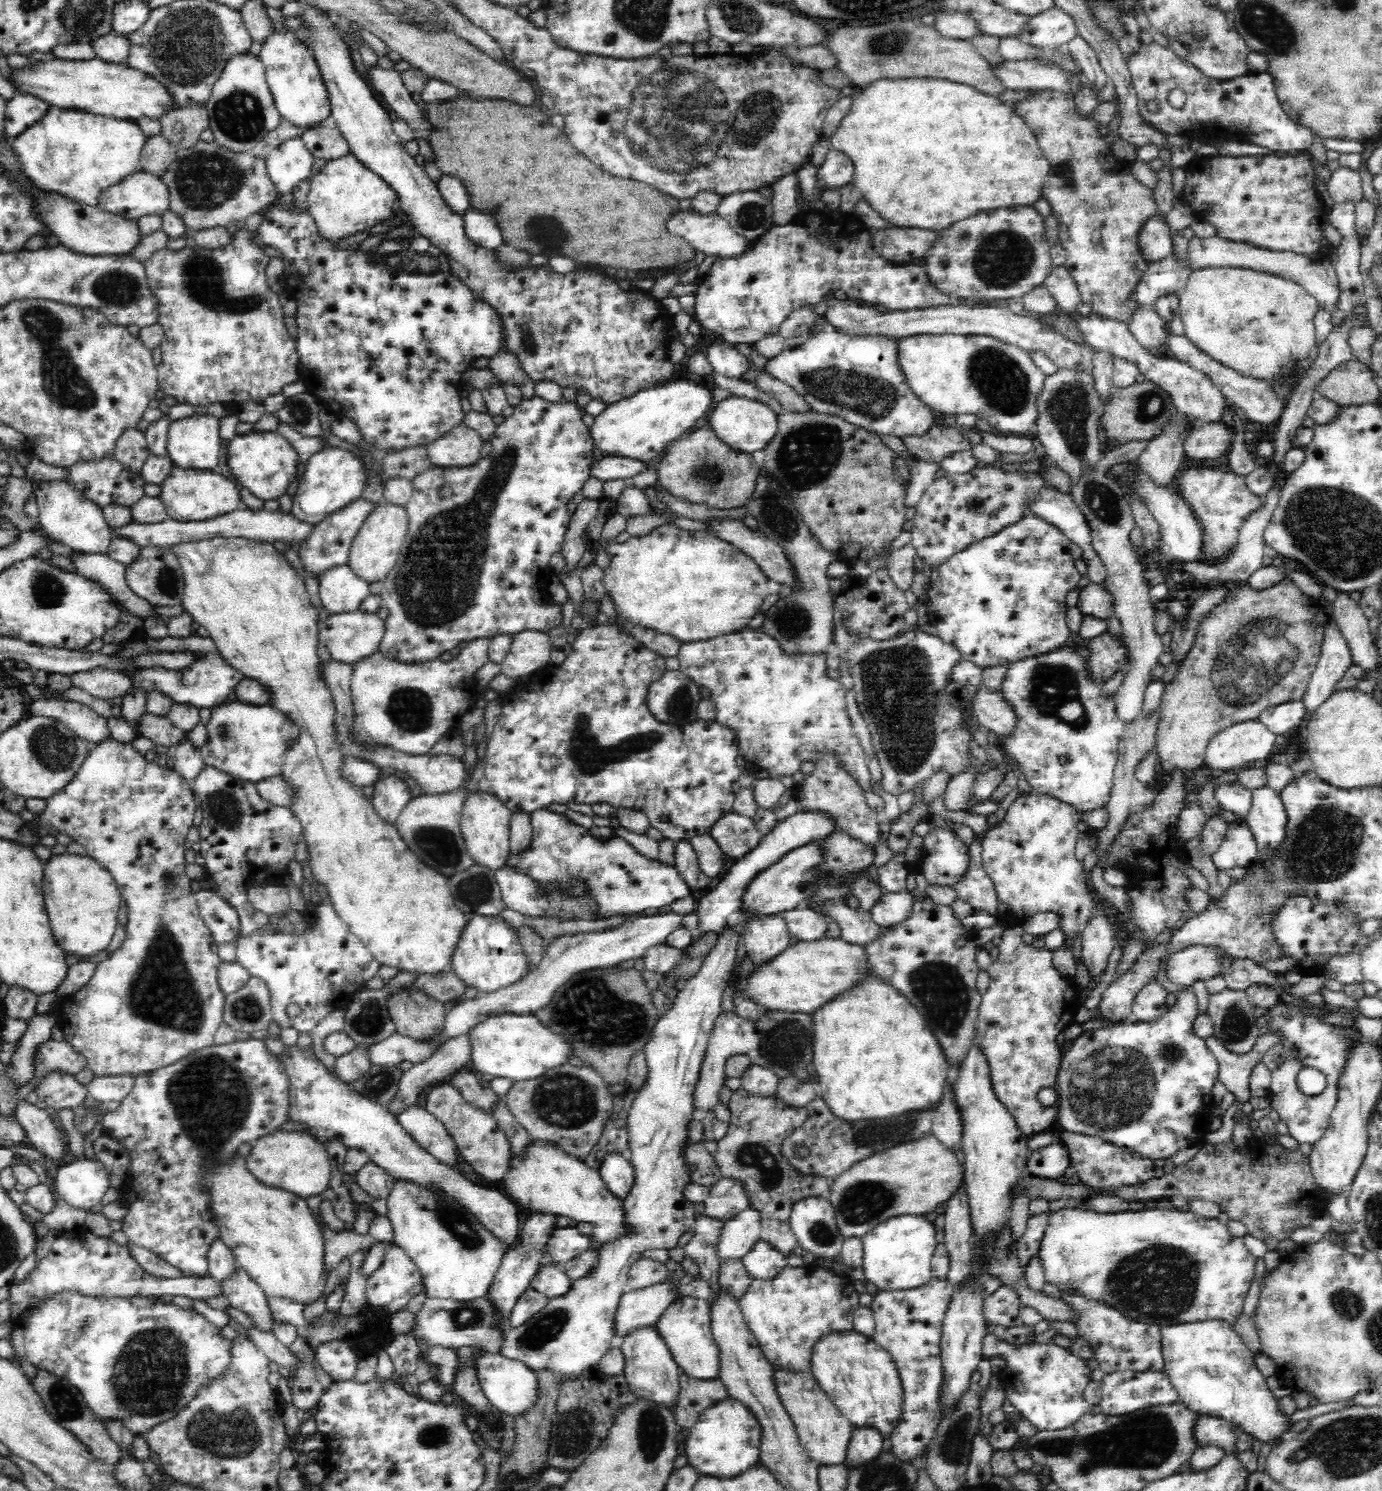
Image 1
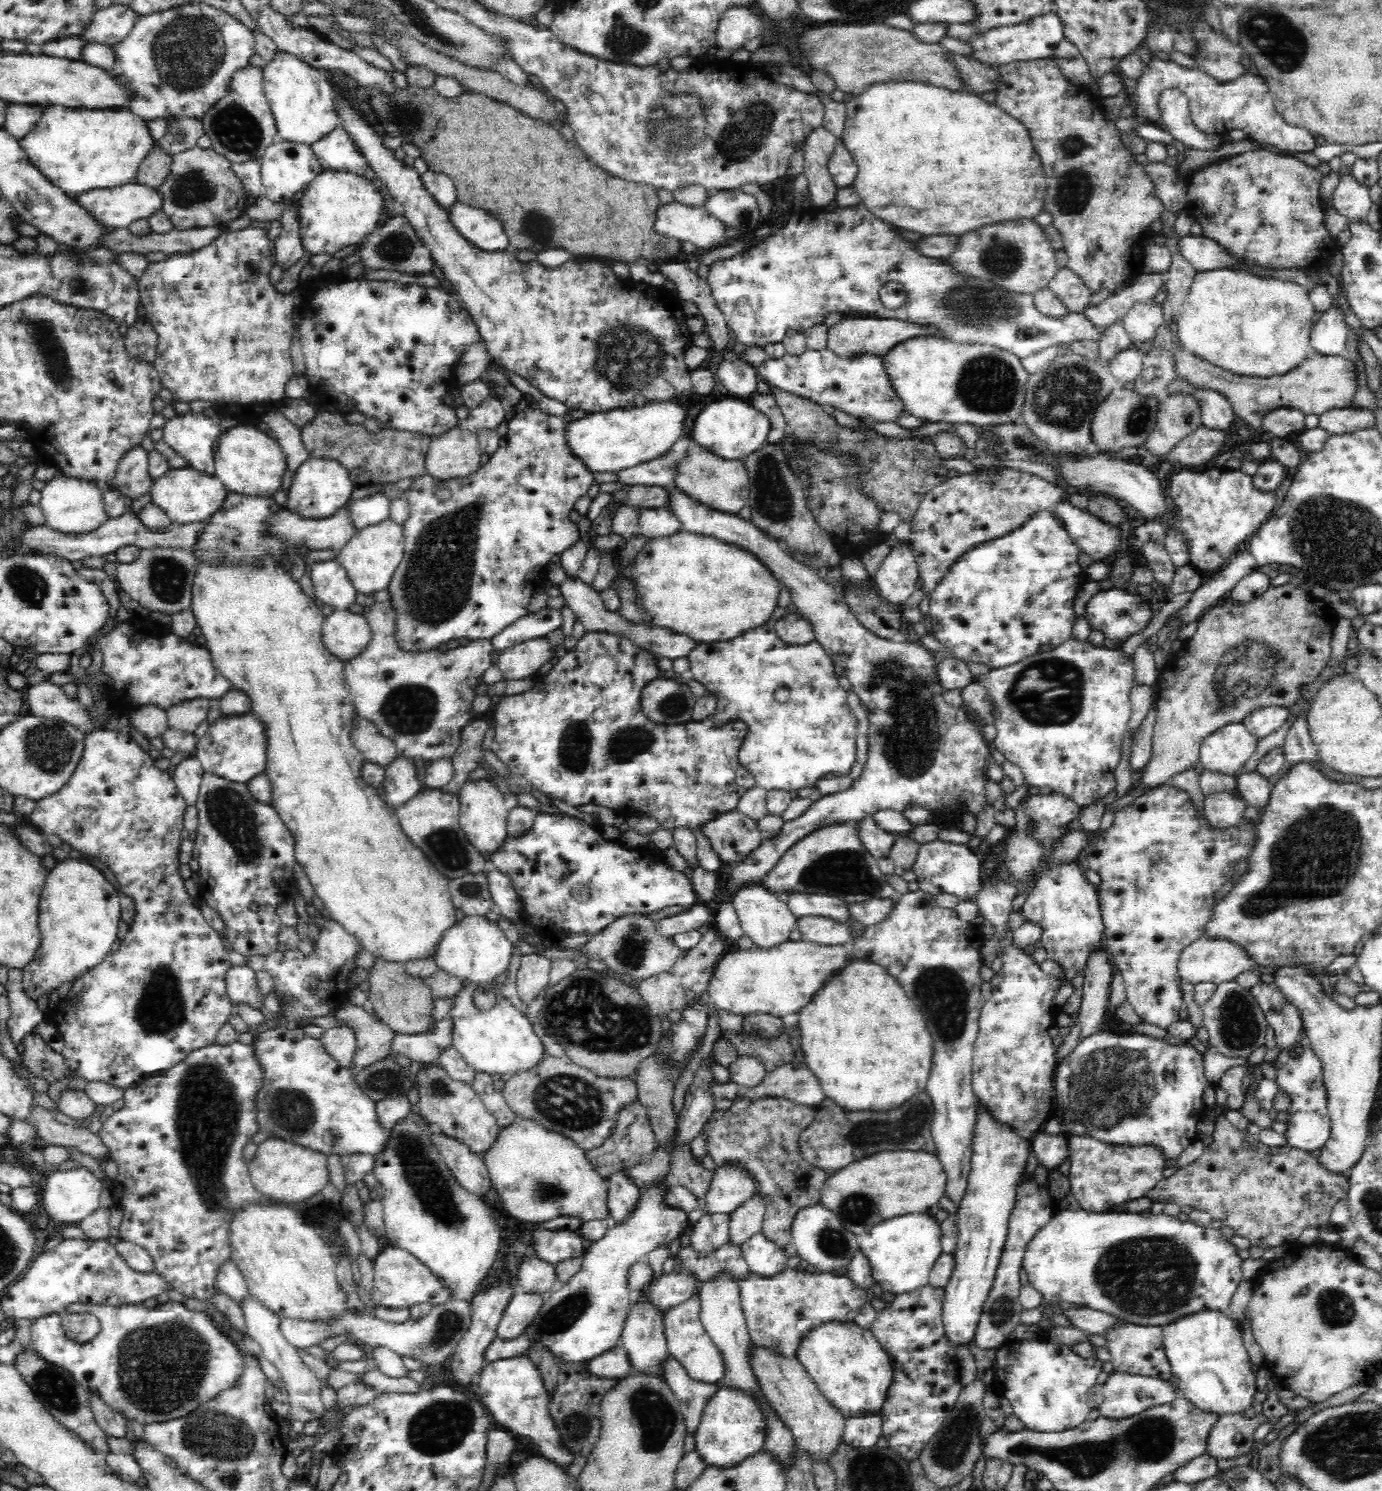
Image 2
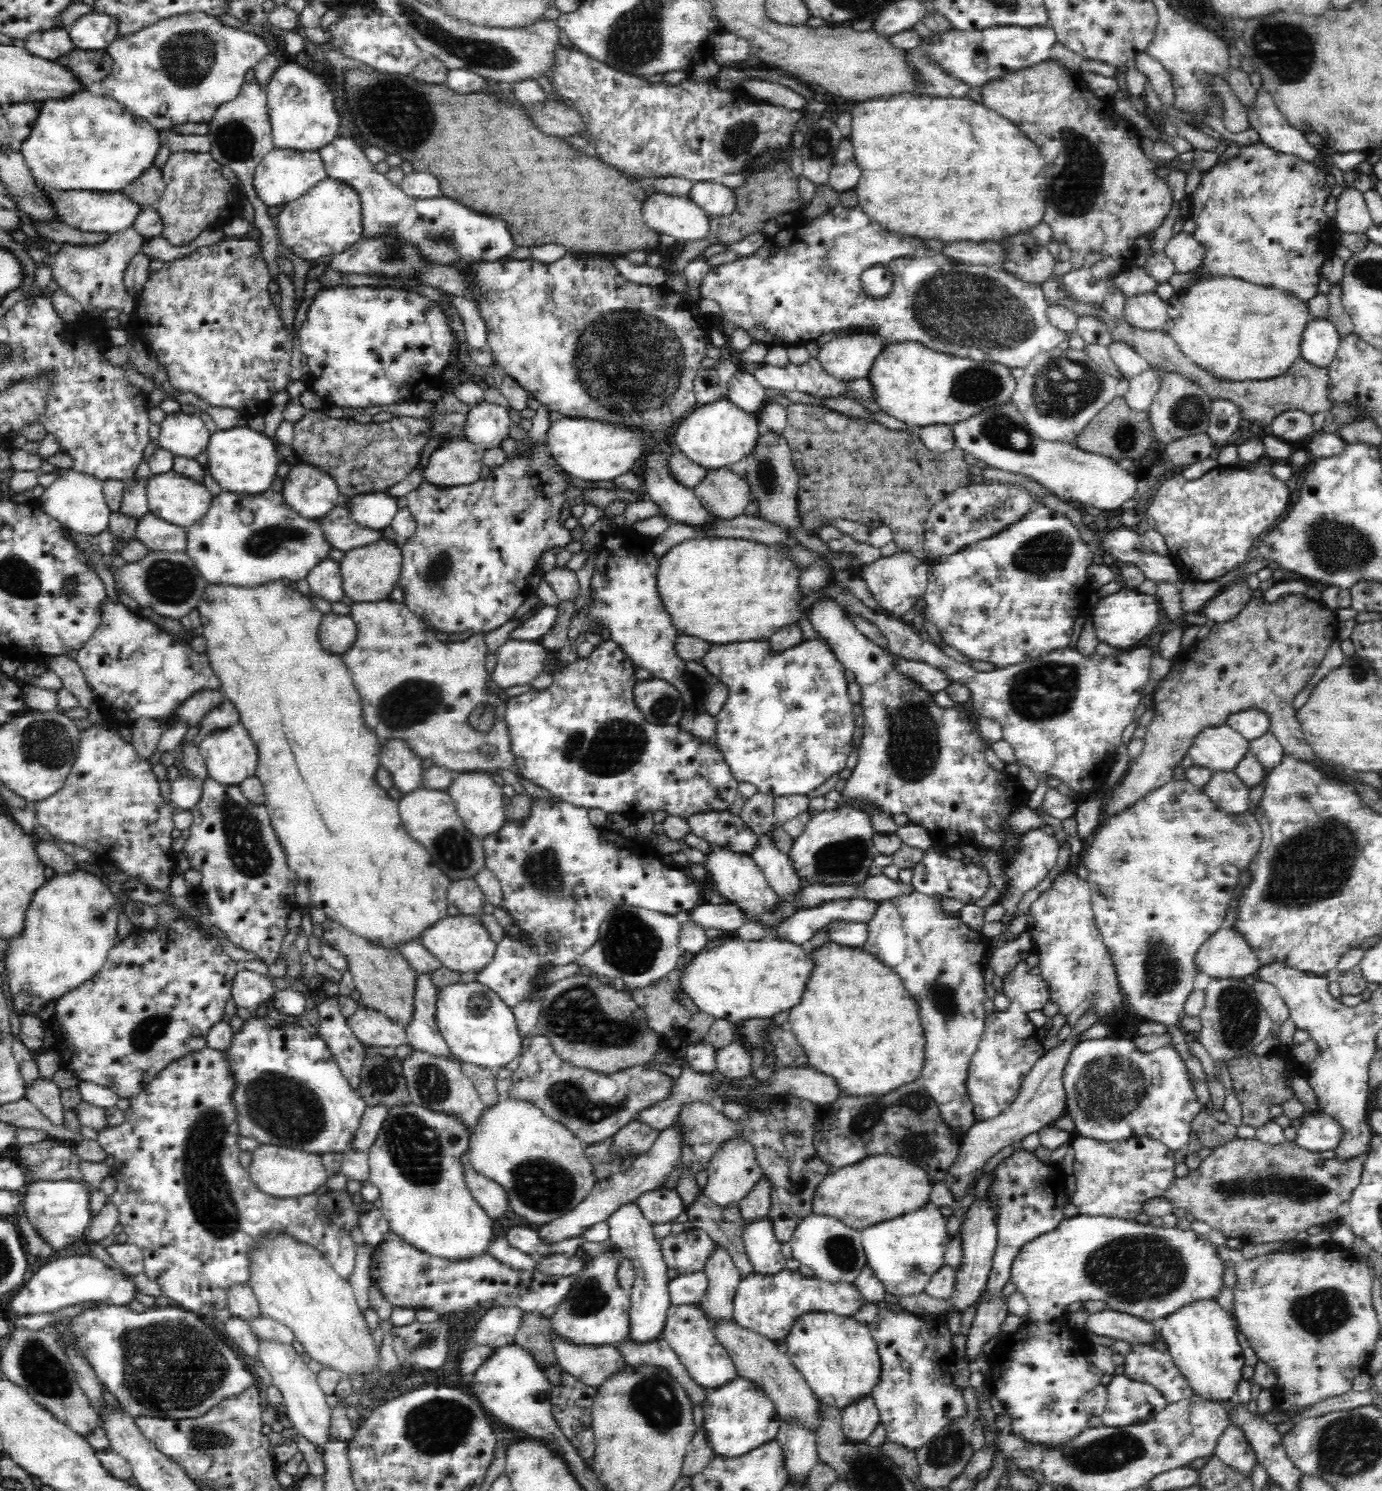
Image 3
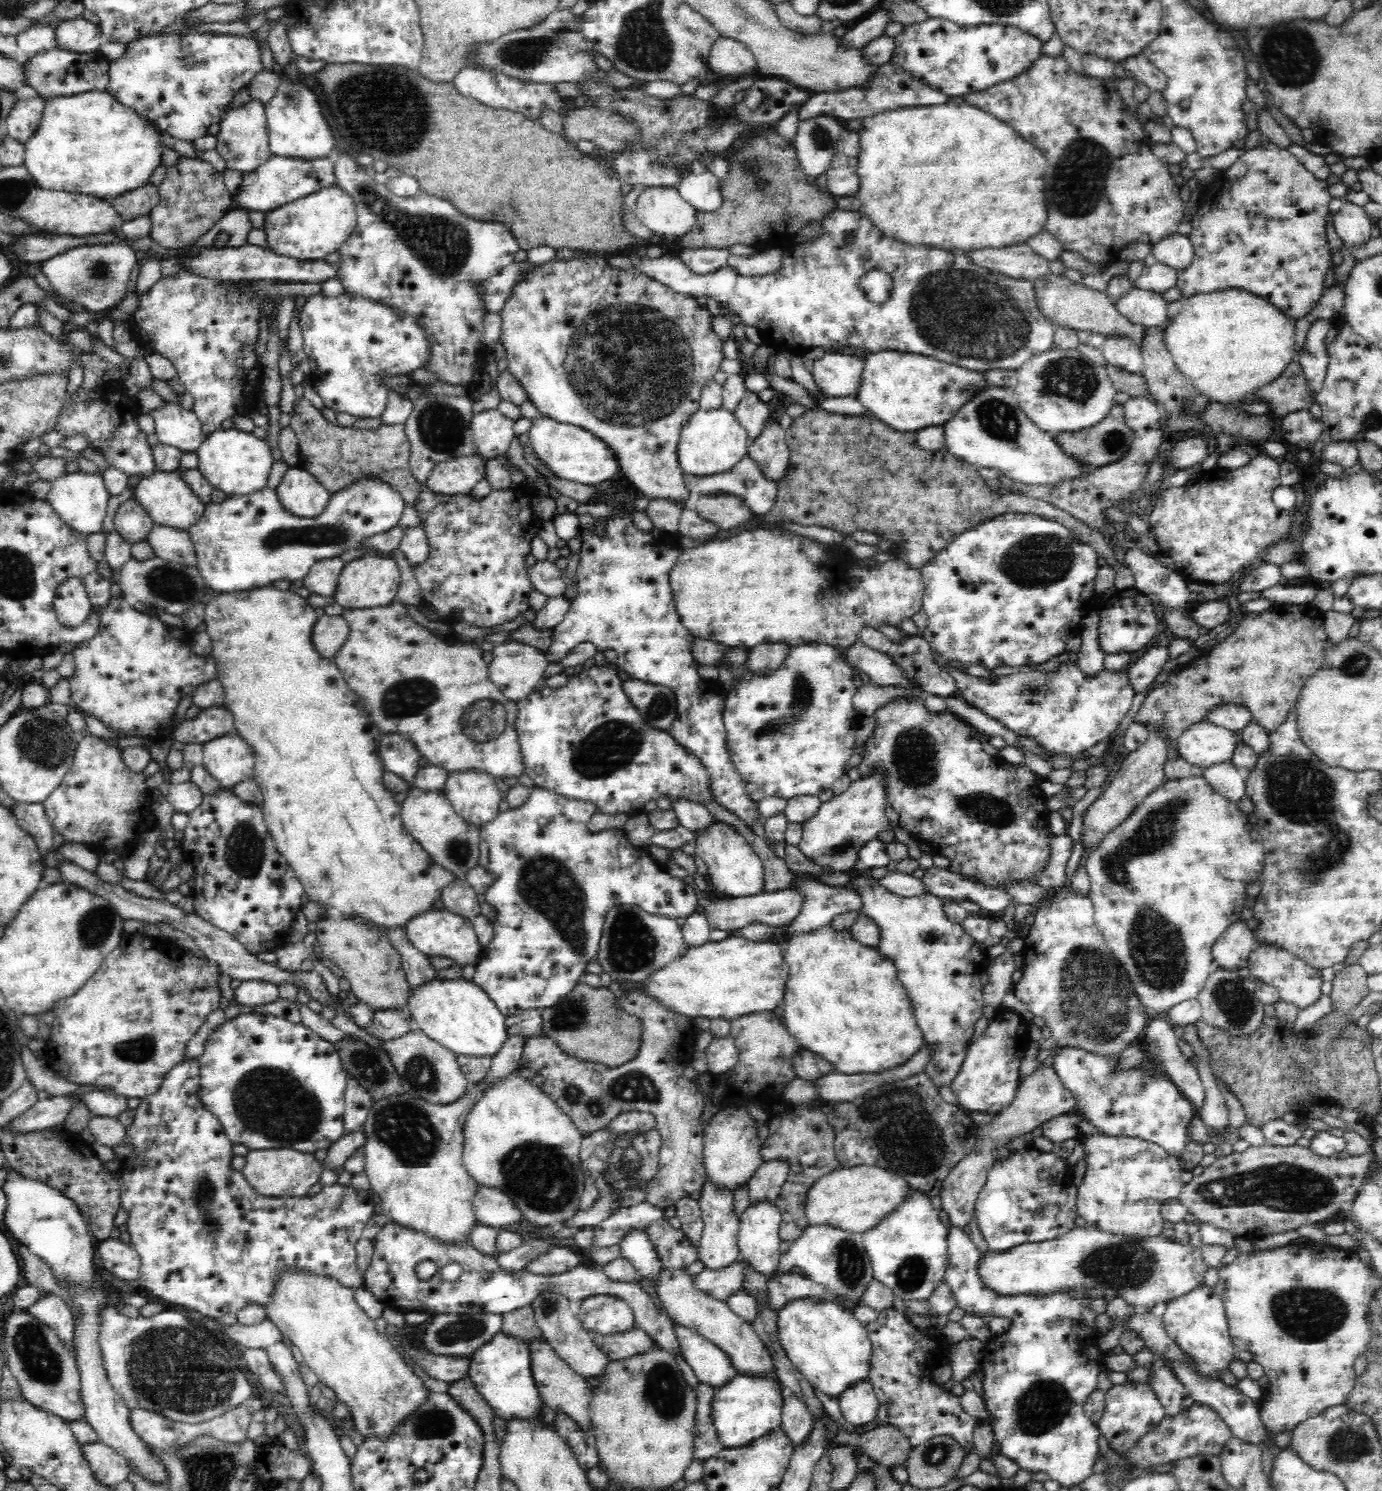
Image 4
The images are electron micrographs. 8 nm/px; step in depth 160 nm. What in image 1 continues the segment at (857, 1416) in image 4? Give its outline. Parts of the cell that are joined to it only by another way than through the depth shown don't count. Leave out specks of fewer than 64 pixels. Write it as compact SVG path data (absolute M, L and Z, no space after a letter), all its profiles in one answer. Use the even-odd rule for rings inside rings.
M853 1427L844 1463L847 1466L854 1466L860 1462L870 1462L882 1450L883 1439L876 1428Z

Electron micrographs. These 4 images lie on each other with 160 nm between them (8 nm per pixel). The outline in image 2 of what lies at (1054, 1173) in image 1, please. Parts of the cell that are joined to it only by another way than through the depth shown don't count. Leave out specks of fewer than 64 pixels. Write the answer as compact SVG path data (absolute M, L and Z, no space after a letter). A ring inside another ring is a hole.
M1040 1130L1032 1137L1032 1148L1037 1162L1043 1164L1050 1171L1056 1169L1069 1157L1067 1135L1048 1134Z

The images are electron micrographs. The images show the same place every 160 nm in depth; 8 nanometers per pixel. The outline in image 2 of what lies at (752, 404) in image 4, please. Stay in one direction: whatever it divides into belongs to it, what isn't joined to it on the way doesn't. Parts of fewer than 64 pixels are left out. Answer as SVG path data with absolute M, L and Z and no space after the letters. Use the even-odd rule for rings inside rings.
M743 359L723 360L715 376L735 399L748 401L757 392L757 369Z

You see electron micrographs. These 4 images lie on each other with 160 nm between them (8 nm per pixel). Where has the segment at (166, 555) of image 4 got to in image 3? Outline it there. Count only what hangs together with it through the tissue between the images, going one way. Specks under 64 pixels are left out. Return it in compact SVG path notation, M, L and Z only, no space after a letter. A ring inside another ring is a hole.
M150 512L137 522L135 537L147 546L149 552L186 552L186 529L170 524Z

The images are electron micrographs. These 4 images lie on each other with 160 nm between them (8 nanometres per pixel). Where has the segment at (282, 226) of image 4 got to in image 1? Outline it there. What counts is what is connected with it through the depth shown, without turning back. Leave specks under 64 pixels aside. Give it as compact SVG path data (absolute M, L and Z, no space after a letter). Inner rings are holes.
M351 152L348 156L326 161L324 168L309 180L309 184L308 215L315 220L319 235L324 240L342 240L356 232L364 232L365 229L376 231L392 216L396 202L395 189L366 168Z

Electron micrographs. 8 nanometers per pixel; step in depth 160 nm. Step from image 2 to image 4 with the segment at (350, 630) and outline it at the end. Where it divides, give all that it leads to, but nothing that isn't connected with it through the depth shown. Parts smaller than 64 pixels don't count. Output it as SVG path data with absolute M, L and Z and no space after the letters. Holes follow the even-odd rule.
M320 615L312 626L312 645L321 657L332 659L348 634L348 623L344 617Z

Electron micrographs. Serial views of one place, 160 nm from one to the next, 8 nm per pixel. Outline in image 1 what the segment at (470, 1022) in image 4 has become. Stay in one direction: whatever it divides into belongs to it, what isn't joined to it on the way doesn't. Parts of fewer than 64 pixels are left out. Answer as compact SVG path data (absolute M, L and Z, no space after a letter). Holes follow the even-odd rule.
M490 1014L478 1022L468 1033L470 1061L468 1067L476 1074L492 1074L498 1078L512 1078L515 1081L535 1079L551 1068L566 1063L573 1054L572 1047L562 1037L552 1033L534 1015Z

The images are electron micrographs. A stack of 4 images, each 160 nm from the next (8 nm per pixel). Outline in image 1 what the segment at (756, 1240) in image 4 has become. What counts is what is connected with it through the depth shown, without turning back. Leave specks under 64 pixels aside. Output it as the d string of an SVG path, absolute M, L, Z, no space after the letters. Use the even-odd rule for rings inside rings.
M761 1239L742 1260L748 1275L753 1280L770 1280L787 1267L787 1257Z

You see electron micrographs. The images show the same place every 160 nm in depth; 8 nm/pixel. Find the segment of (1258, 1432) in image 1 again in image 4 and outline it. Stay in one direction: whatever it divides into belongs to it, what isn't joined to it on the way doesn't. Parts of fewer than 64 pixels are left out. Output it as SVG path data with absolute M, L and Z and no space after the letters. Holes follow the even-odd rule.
M1200 1284L1188 1295L1181 1295L1168 1304L1161 1316L1168 1336L1189 1355L1189 1366L1197 1375L1208 1377L1212 1370L1228 1368L1236 1351L1228 1332L1228 1321L1221 1297L1215 1287Z

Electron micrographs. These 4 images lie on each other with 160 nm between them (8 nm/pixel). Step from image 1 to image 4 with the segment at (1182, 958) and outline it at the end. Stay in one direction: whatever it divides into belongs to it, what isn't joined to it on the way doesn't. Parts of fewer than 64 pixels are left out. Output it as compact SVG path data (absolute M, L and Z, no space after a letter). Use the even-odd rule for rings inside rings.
M1233 922L1213 944L1213 966L1225 971L1237 971L1246 967L1248 954L1258 946L1252 923Z

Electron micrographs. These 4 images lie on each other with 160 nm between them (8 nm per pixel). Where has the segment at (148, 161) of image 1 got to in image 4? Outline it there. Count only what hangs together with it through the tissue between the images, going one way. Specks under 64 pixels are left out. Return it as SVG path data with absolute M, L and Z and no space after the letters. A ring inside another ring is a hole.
M148 183L108 201L118 213L120 224L148 215L159 202L158 189Z

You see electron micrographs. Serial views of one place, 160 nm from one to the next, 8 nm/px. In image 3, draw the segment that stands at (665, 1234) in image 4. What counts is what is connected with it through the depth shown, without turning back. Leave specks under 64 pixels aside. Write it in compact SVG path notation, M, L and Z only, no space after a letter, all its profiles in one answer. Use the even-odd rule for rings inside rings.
M688 1226L682 1233L662 1238L660 1247L668 1269L688 1275L704 1269L715 1243L704 1230Z

